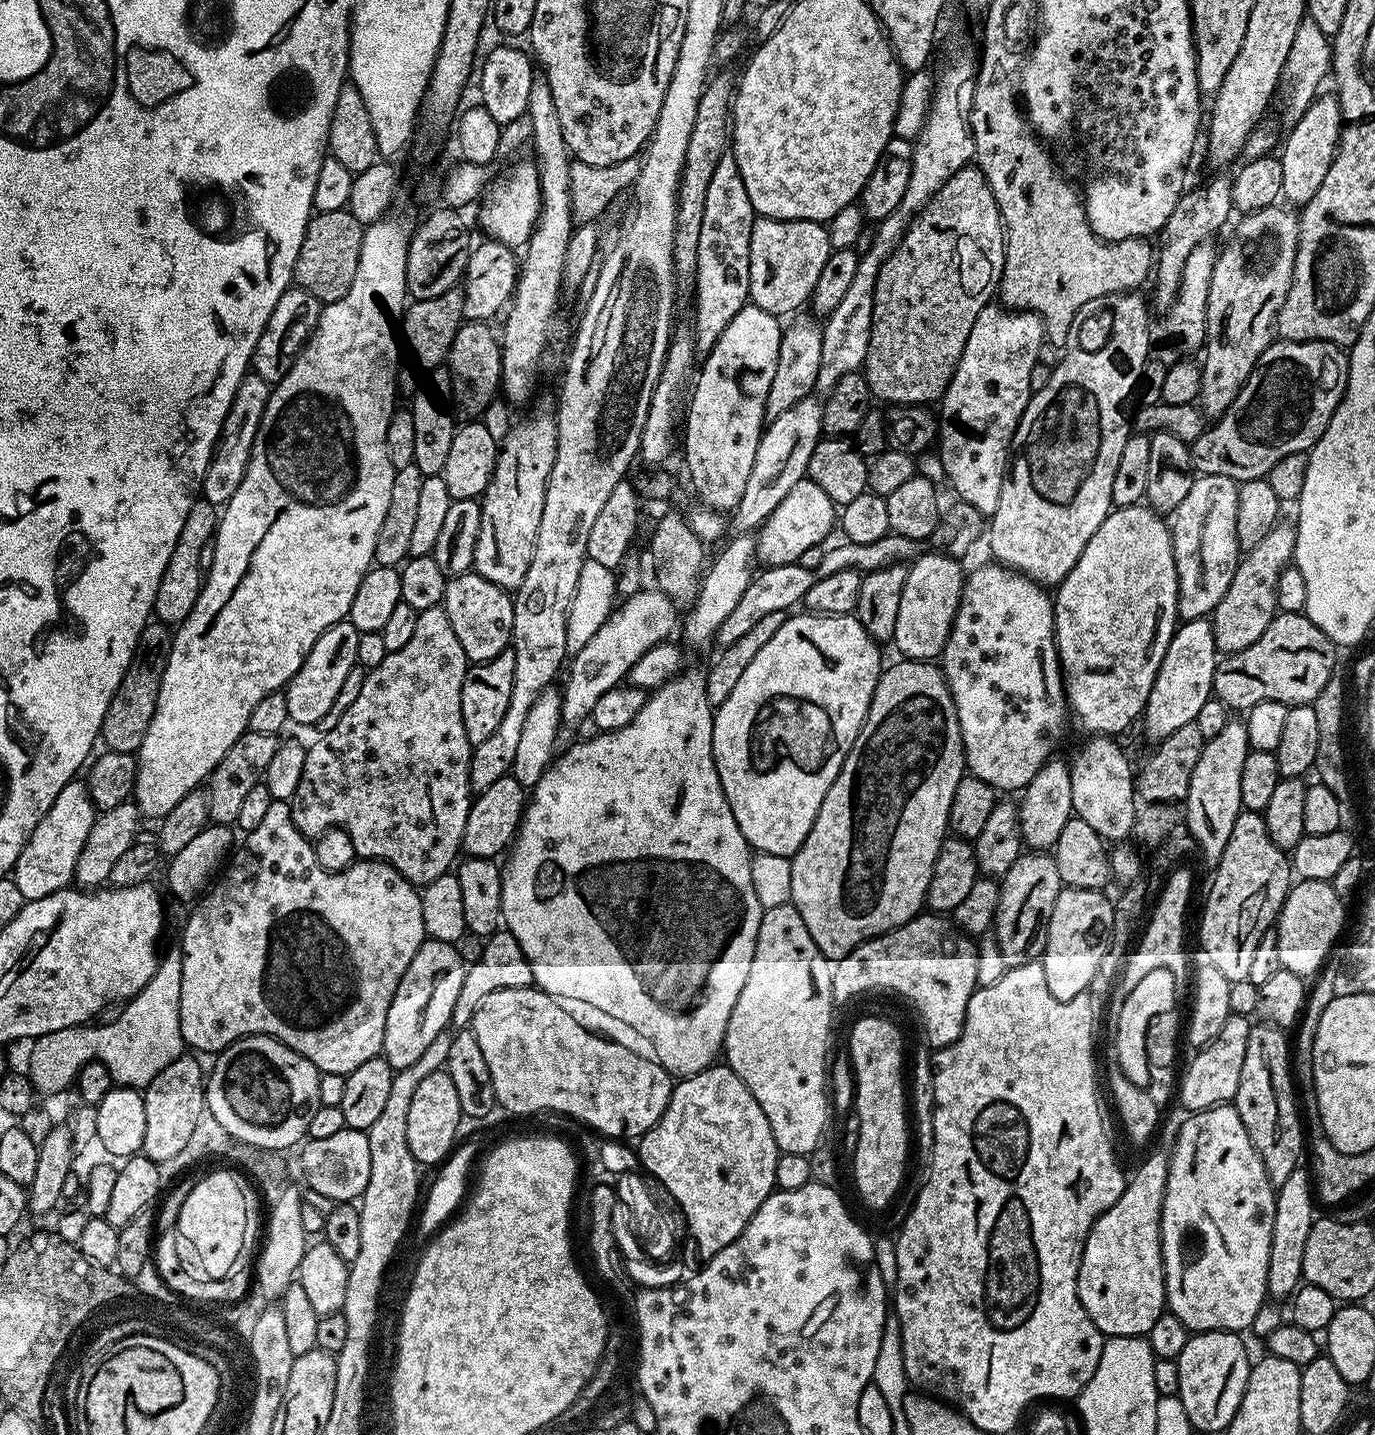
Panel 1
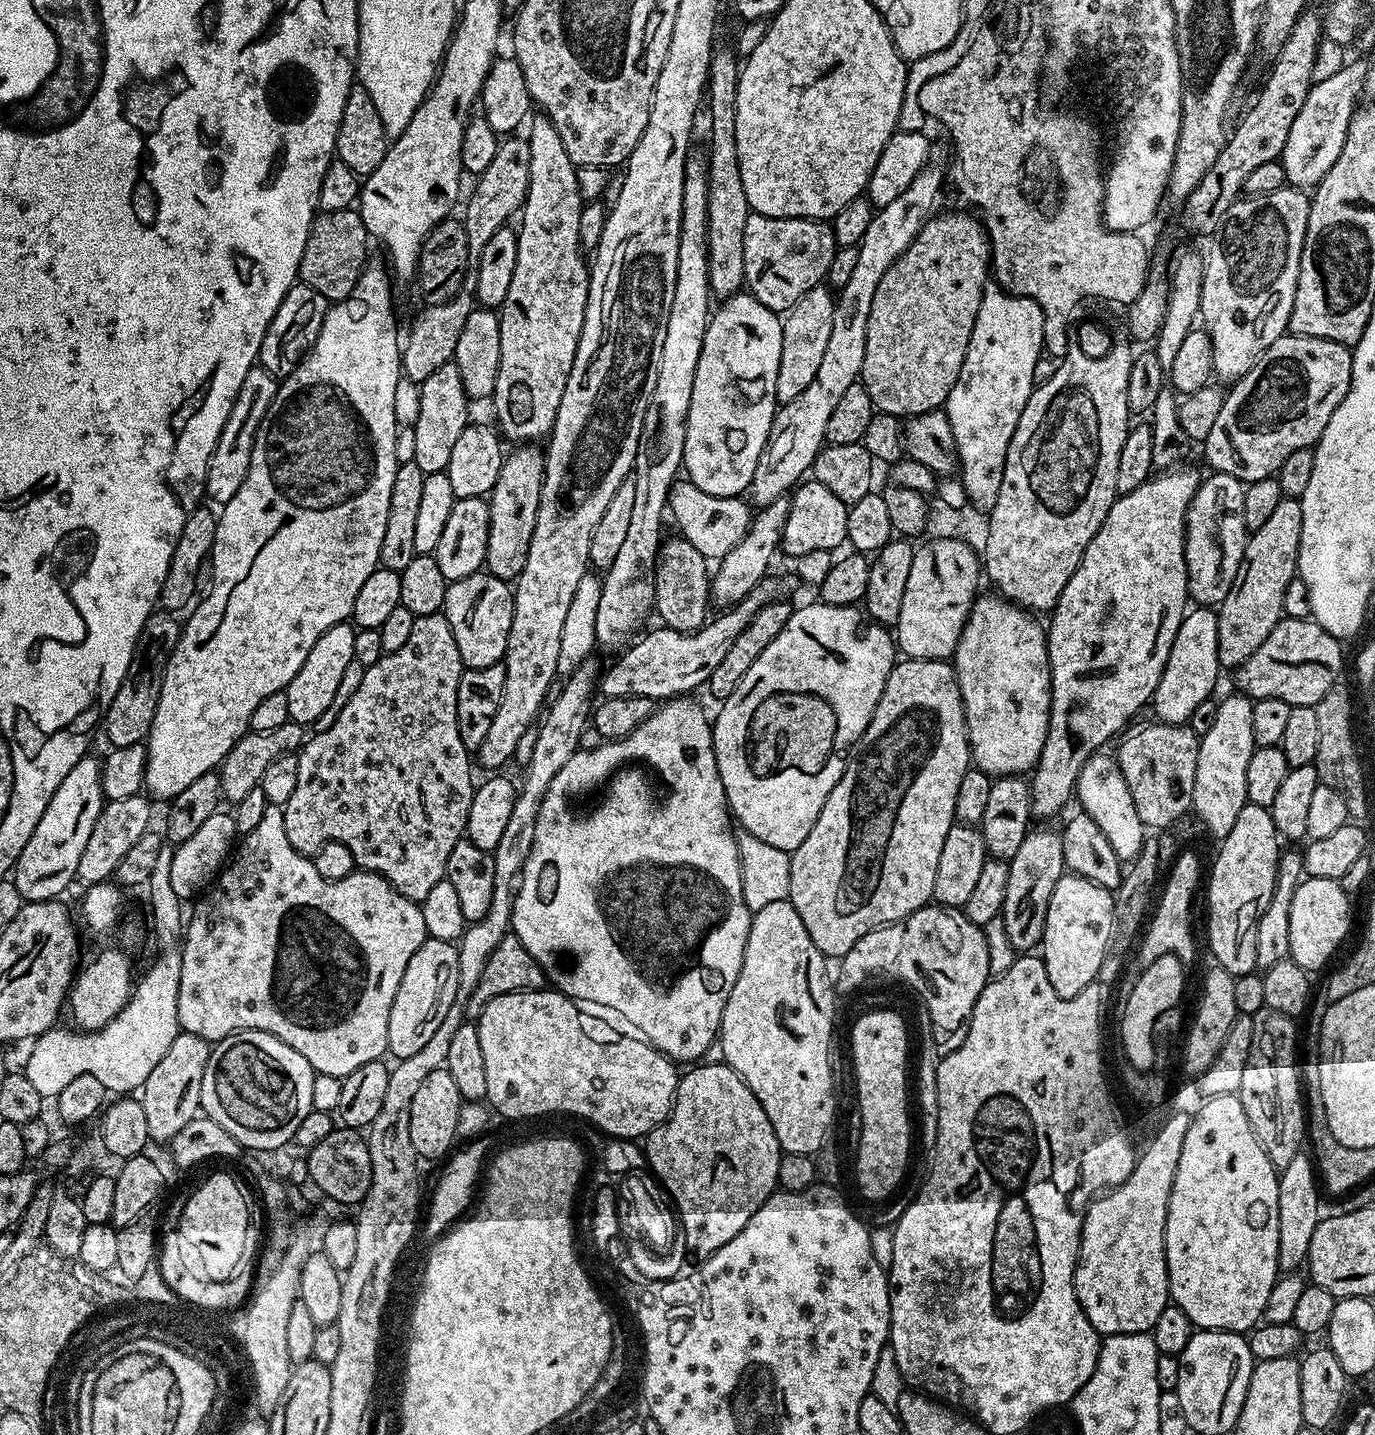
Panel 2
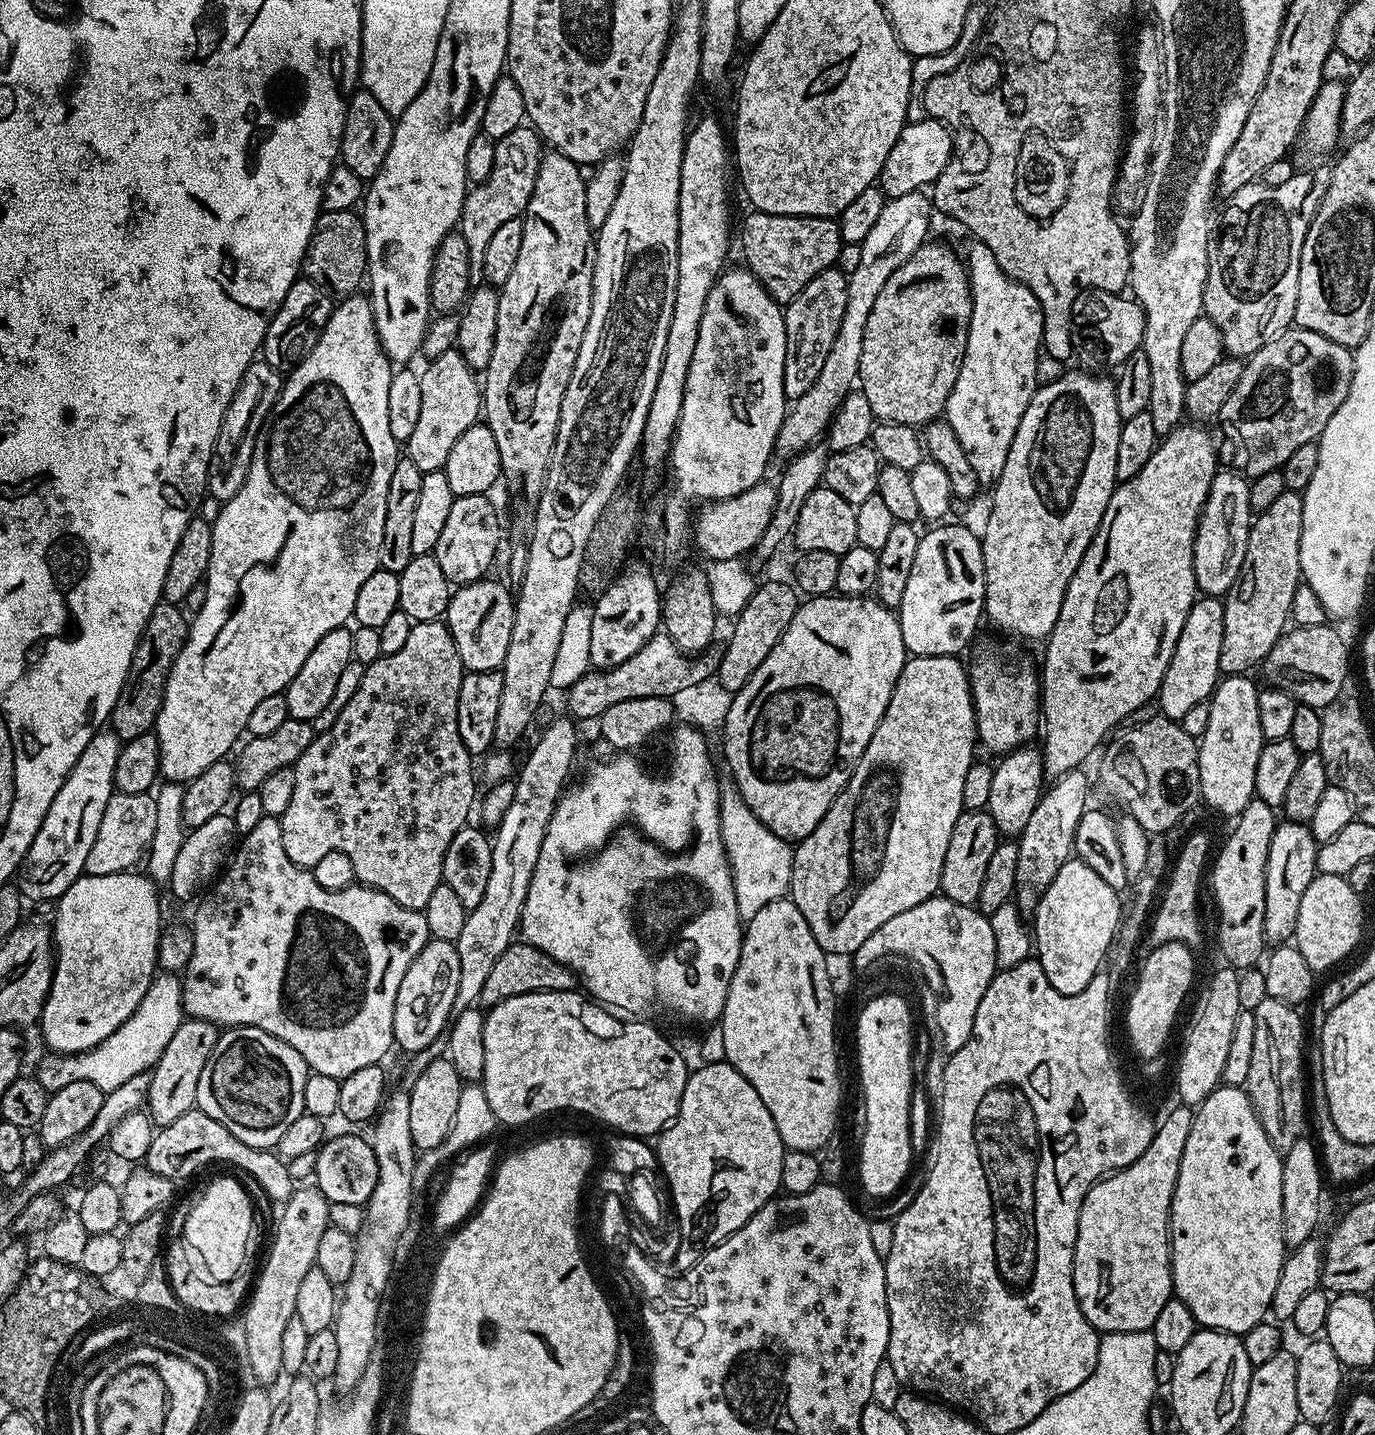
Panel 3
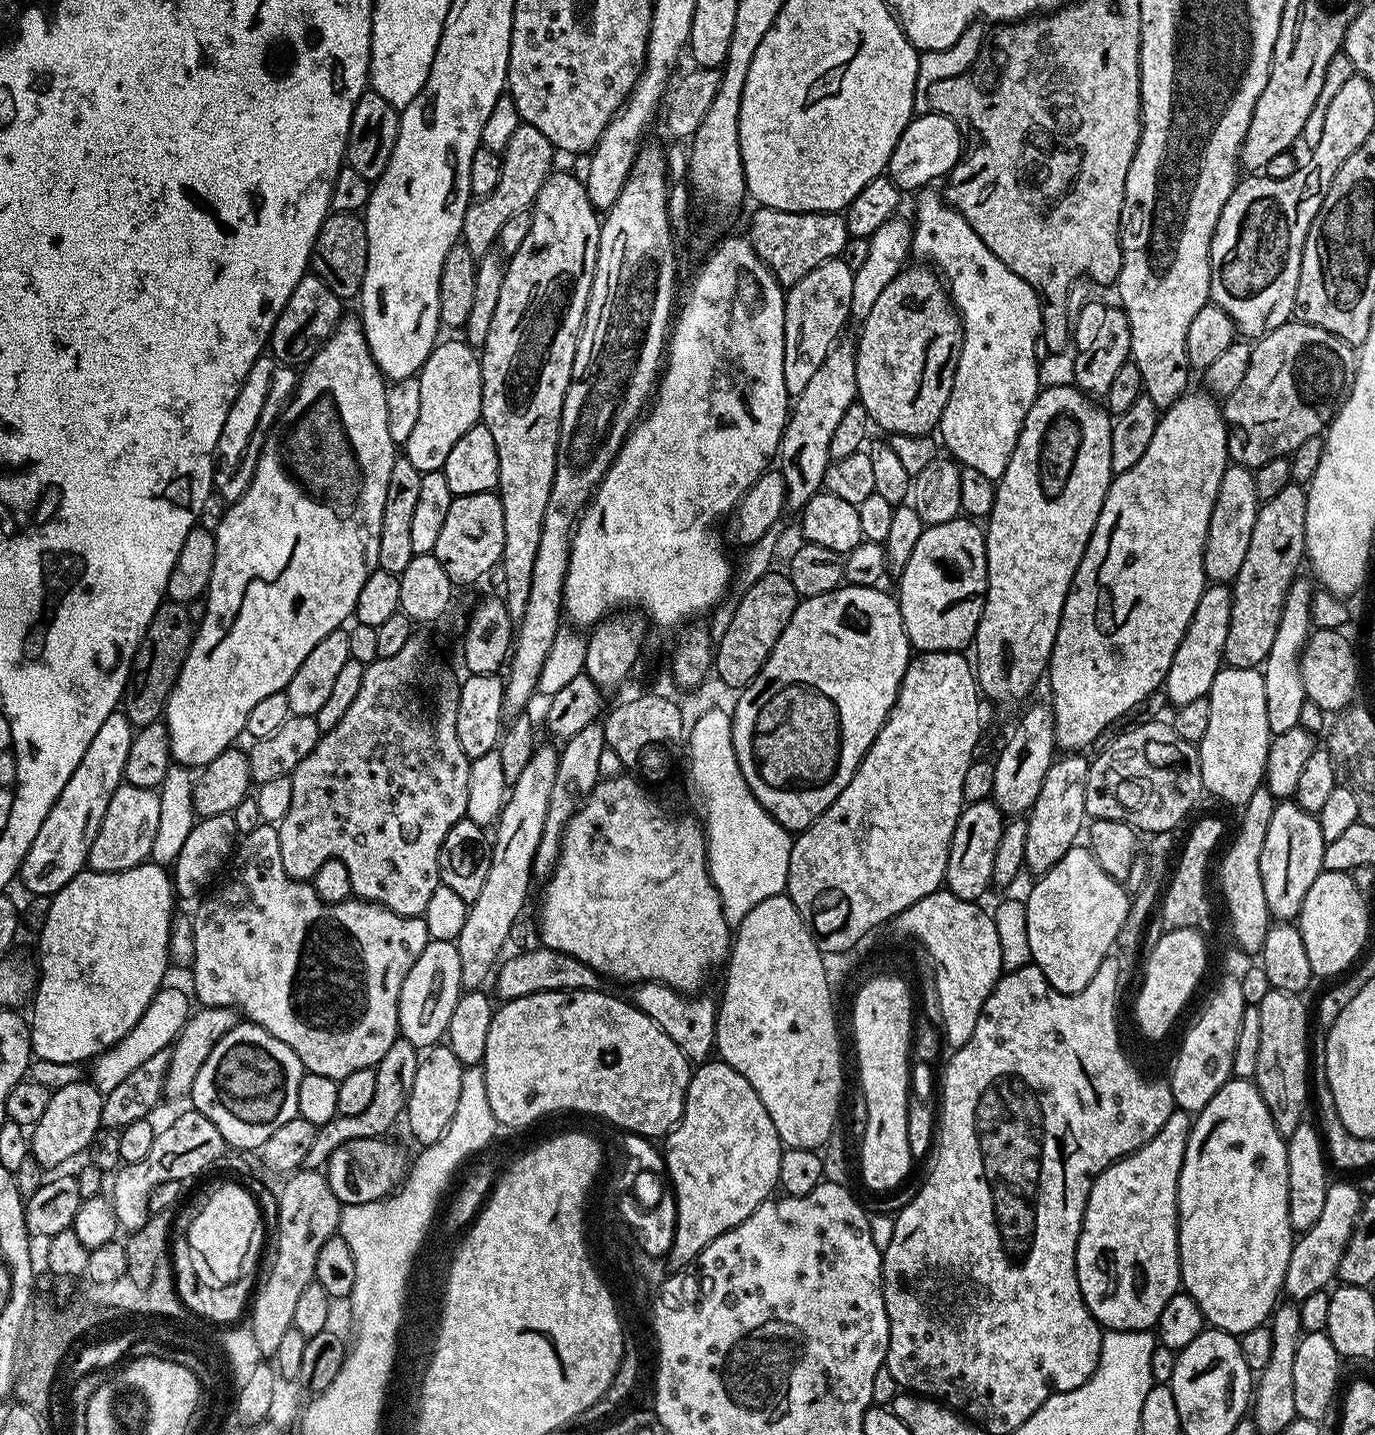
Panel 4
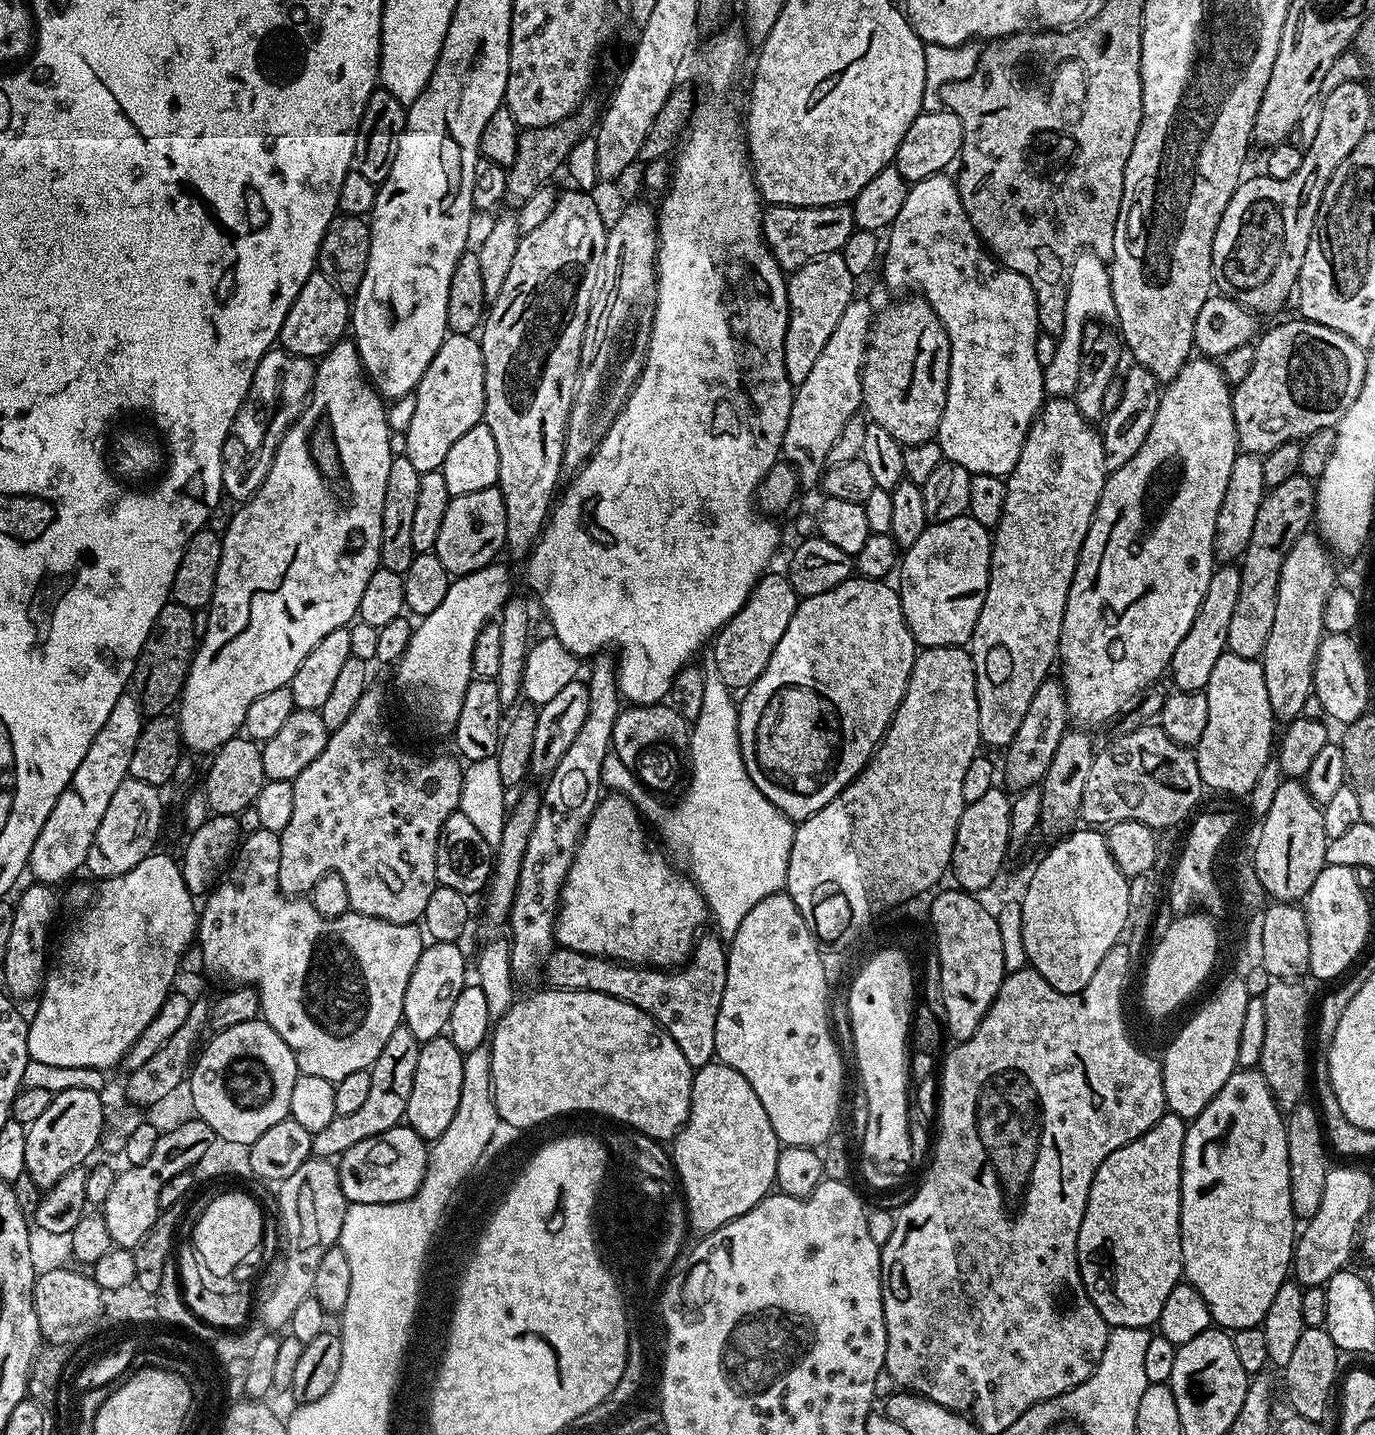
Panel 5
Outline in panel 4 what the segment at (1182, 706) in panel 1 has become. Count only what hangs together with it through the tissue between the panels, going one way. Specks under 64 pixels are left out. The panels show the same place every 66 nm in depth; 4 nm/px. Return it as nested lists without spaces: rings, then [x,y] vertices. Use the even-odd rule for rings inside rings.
[[[1209,583],[1205,587],[1202,598],[1198,598],[1194,618],[1190,618],[1190,626],[1186,626],[1186,634],[1174,654],[1174,662],[1170,662],[1170,670],[1162,685],[1162,692],[1168,695],[1172,706],[1194,702],[1198,698],[1207,696],[1212,689],[1212,683],[1220,672],[1224,659],[1226,633],[1230,631],[1231,609],[1231,587],[1228,584]]]

